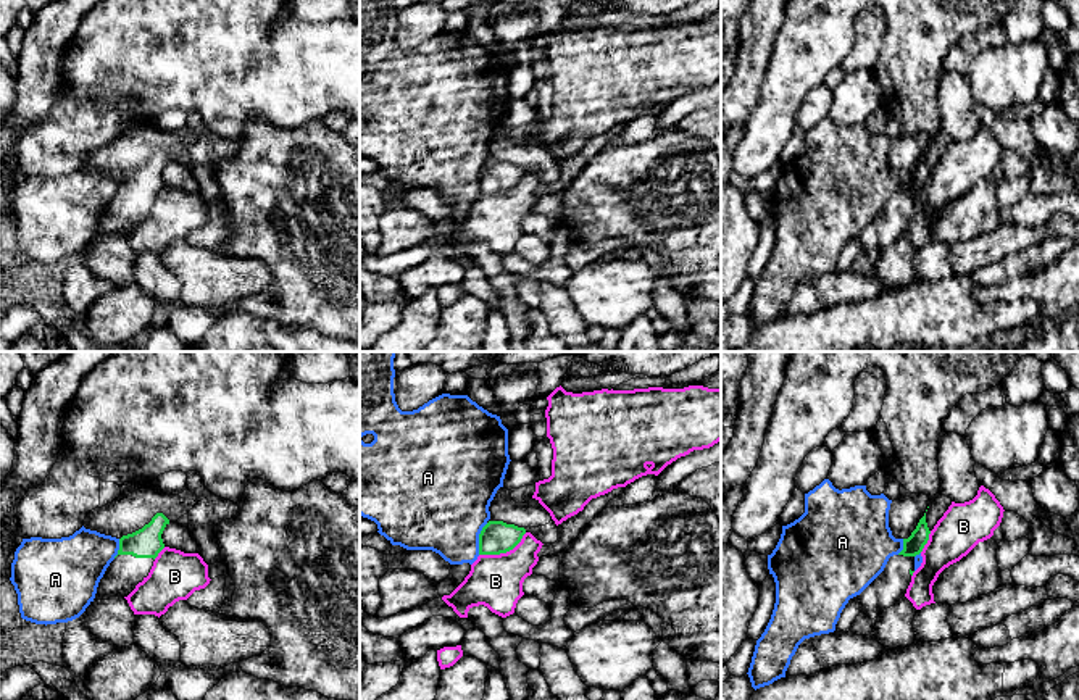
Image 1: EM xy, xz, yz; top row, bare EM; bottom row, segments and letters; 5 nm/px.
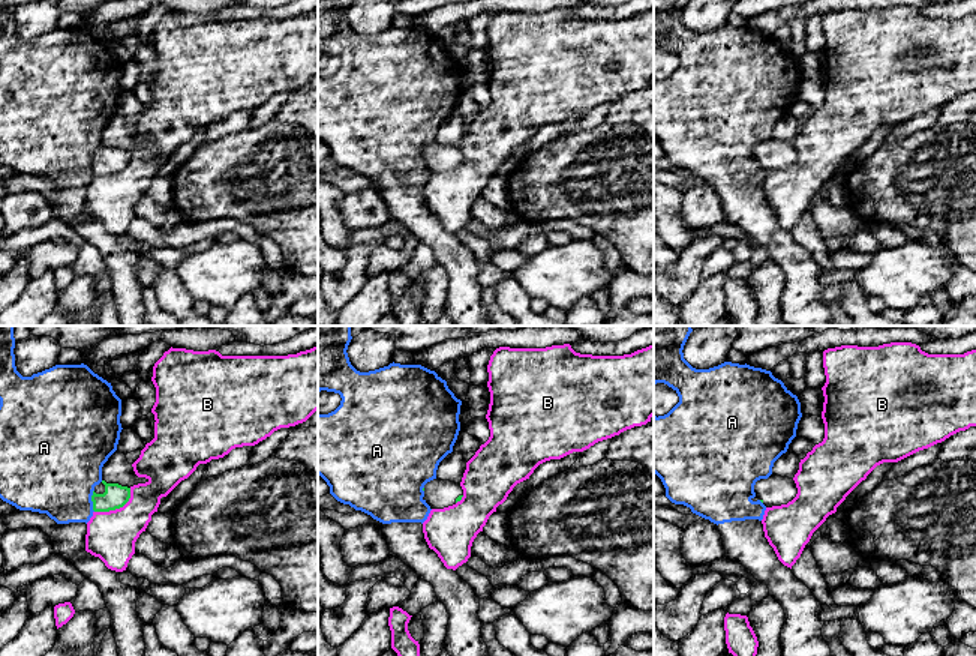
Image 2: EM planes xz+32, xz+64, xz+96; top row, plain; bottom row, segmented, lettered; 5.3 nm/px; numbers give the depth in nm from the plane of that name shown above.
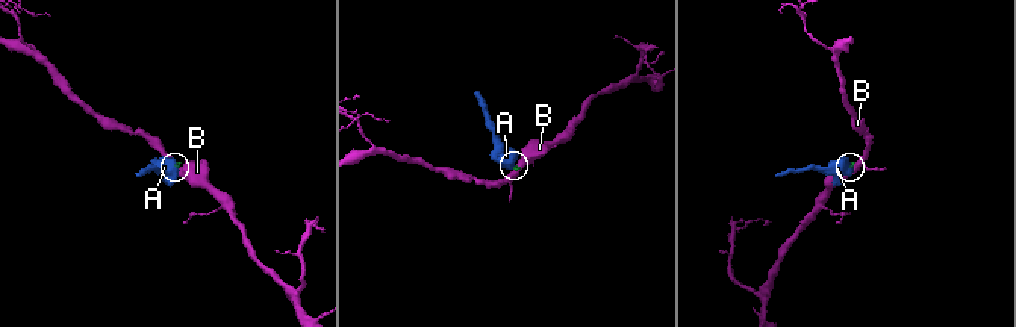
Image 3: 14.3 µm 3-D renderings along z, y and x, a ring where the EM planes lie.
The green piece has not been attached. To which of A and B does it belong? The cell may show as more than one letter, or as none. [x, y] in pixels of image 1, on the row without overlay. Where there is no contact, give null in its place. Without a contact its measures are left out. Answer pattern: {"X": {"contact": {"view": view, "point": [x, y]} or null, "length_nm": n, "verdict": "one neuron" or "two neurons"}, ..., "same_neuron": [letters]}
{"A": {"contact": {"view": "xz", "point": [479, 178]}, "length_nm": 170, "verdict": "two neurons"}, "B": {"contact": {"view": "xz", "point": [504, 191]}, "length_nm": 260, "verdict": "two neurons"}, "same_neuron": []}

